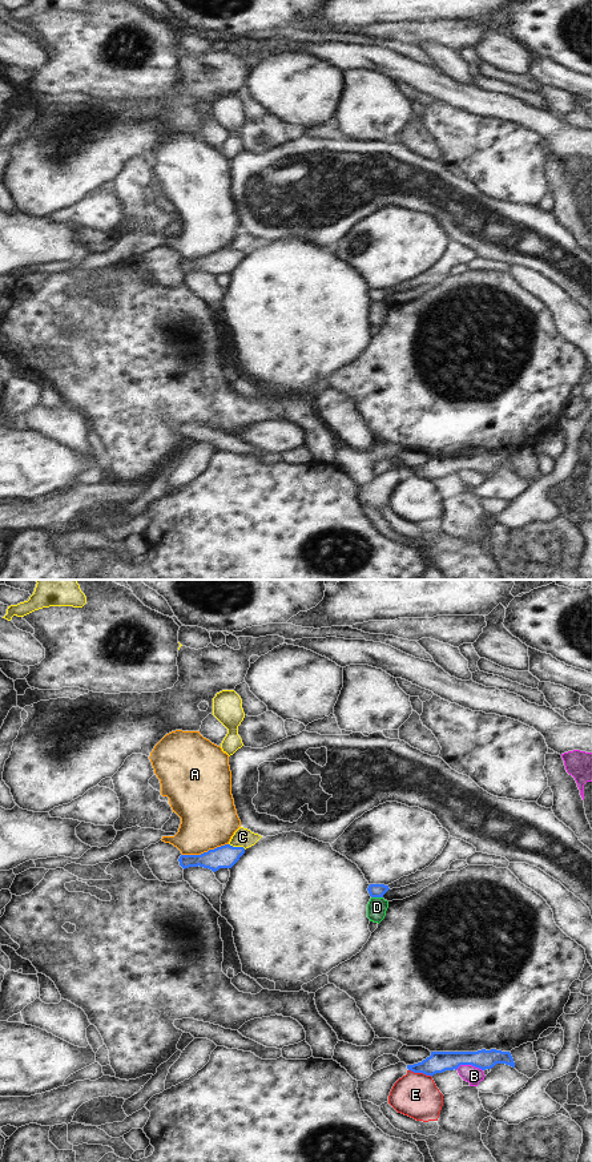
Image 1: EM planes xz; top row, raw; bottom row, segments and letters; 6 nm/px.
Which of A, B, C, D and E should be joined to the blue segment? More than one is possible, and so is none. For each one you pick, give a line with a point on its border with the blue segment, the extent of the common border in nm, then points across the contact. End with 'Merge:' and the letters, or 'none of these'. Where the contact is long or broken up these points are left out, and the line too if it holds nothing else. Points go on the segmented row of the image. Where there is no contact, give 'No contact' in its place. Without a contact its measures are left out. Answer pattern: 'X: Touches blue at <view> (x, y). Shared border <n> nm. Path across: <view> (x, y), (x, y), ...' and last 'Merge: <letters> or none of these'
Merge: none of these.

